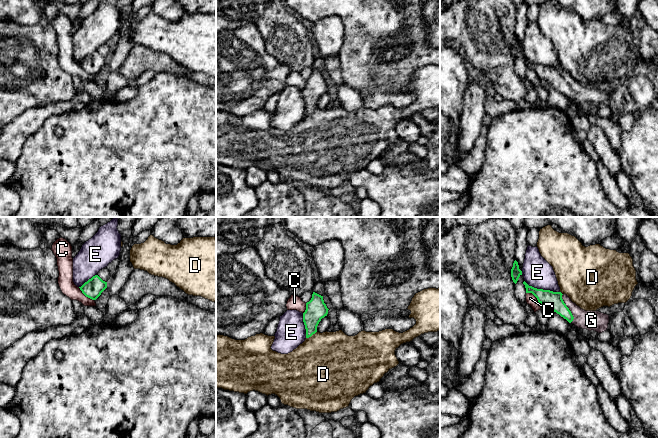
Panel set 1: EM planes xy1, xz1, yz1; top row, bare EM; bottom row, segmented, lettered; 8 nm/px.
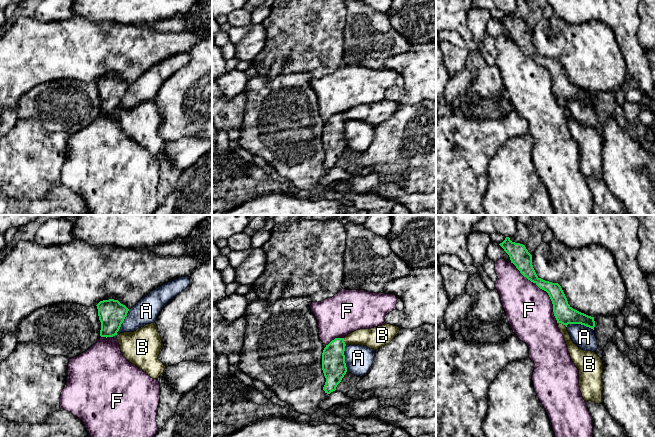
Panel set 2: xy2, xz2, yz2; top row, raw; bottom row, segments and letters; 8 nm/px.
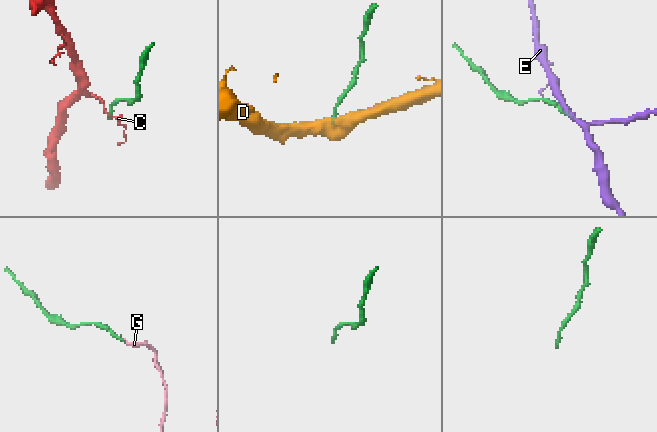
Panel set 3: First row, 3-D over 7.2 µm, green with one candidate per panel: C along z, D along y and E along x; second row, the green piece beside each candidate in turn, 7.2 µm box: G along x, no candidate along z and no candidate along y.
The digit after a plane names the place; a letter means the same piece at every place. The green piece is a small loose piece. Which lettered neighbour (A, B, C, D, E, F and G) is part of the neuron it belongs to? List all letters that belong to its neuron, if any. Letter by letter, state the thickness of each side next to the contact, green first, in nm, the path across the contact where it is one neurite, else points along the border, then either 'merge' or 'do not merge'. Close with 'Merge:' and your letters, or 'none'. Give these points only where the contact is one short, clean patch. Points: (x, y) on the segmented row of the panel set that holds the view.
A: 220 nm thick on the green side, 190 nm on the other; do not merge
B: 160 nm thick on the green side, 90 nm on the other; do not merge
C: 150 nm thick on the green side, 130 nm on the other; border along xy1 (78, 287), (86, 296), (93, 300); do not merge
D: 170 nm thick on the green side, 480 nm on the other; border along xz1 (316, 331), (306, 338); do not merge
E: 130 nm thick on the green side, 240 nm on the other; do not merge
F: 150 nm thick on the green side, 380 nm on the other; do not merge
G: 130 nm thick on the green side, 160 nm on the other; runs through yz1 (554, 300), (568, 308), (580, 318), (591, 320); merge
Merge: G

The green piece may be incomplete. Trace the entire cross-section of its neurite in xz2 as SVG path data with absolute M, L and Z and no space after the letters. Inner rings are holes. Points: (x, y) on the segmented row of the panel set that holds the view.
M335 338L323 350L322 370L326 378L323 390L327 394L336 390L337 385L347 372L345 346L344 338Z

